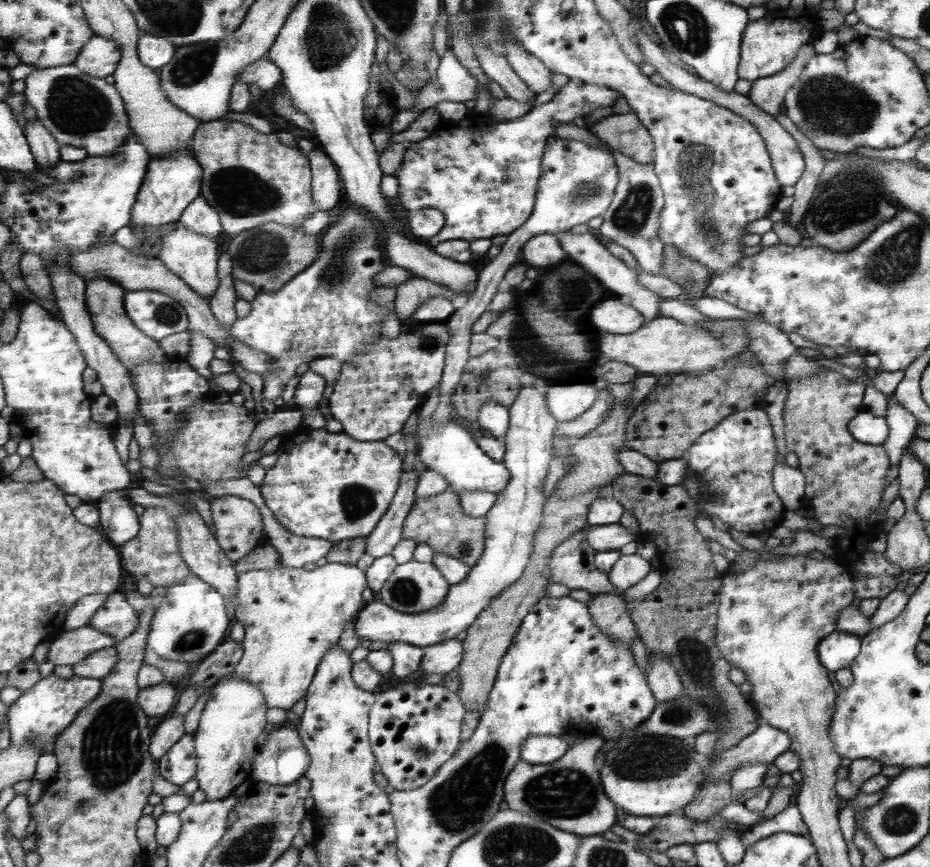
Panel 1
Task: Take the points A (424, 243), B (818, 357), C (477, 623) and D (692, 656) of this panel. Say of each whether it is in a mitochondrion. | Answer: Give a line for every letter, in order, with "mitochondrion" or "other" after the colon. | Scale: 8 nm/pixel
A: other
B: other
C: other
D: mitochondrion

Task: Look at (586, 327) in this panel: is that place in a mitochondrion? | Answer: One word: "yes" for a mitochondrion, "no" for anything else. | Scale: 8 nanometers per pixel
no

